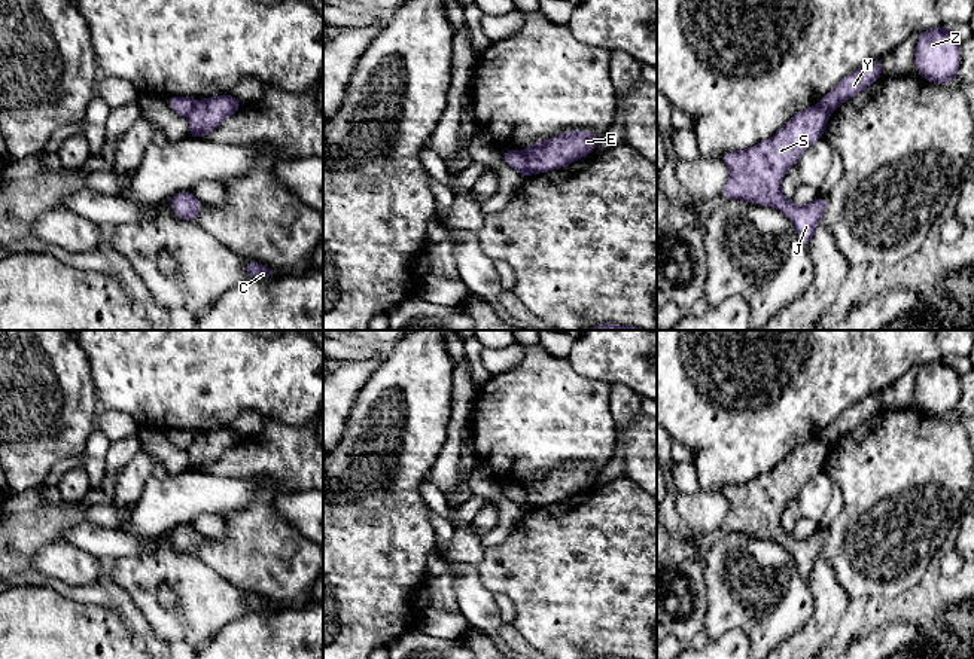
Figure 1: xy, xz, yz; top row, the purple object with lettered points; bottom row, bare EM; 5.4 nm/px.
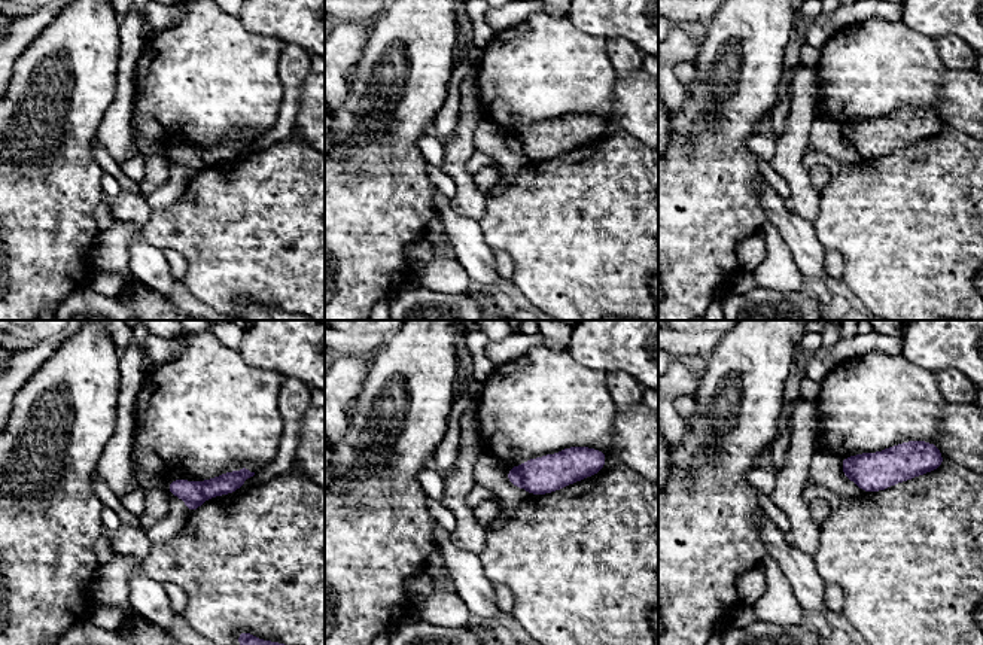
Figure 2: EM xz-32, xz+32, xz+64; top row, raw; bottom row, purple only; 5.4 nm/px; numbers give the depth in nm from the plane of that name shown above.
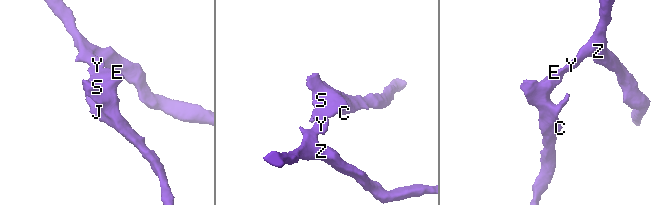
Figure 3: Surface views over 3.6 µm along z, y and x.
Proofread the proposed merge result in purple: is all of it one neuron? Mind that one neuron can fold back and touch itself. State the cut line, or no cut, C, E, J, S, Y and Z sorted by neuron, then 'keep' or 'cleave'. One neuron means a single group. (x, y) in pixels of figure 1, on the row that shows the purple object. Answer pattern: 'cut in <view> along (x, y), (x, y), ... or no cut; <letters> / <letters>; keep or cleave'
cut in xz along (521, 152), (526, 165), (532, 171); C E J S / Y Z; cleave

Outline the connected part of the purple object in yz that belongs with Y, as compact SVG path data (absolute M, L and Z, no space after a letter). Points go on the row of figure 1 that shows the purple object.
M873 60L844 76L831 91L818 103L831 112L843 103L868 88L883 76L880 60Z

